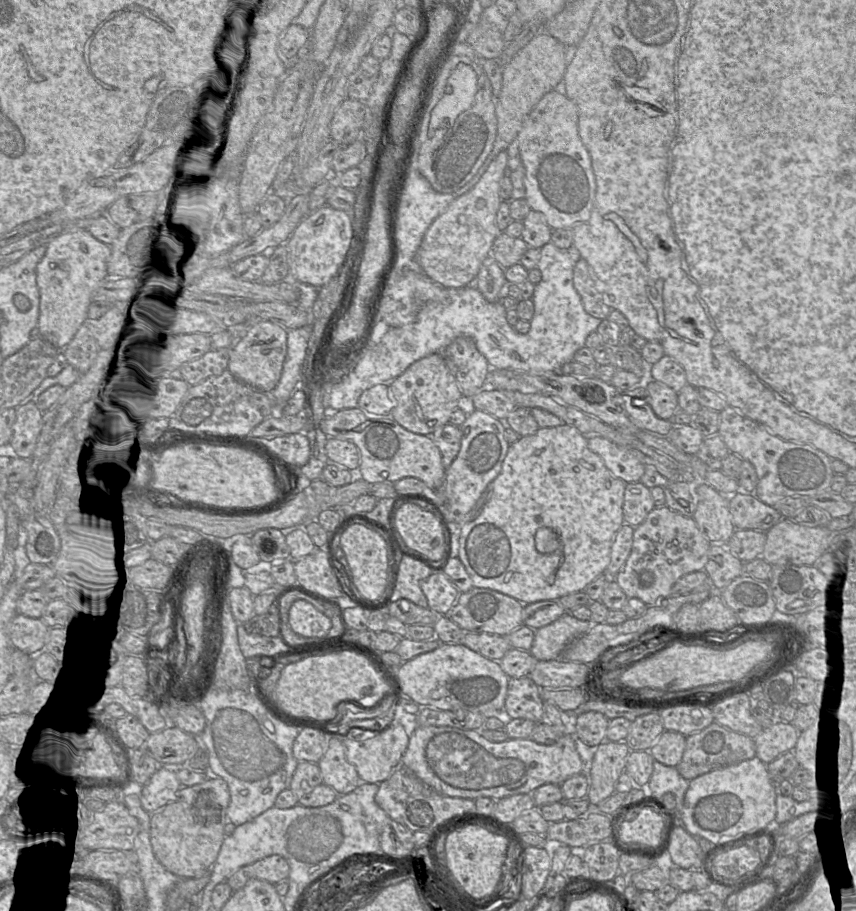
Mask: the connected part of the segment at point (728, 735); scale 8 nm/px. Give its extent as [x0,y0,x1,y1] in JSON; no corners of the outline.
[676,721,756,781]

